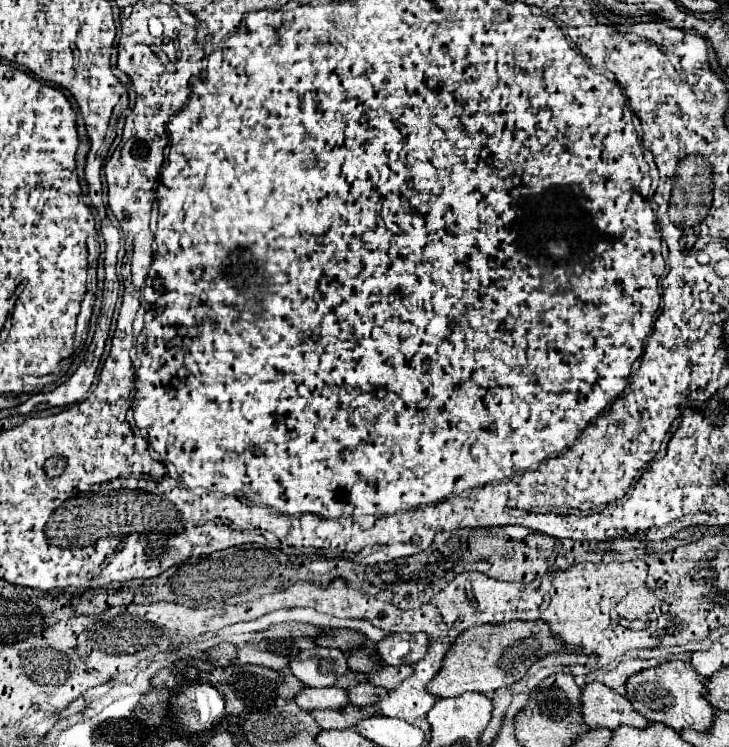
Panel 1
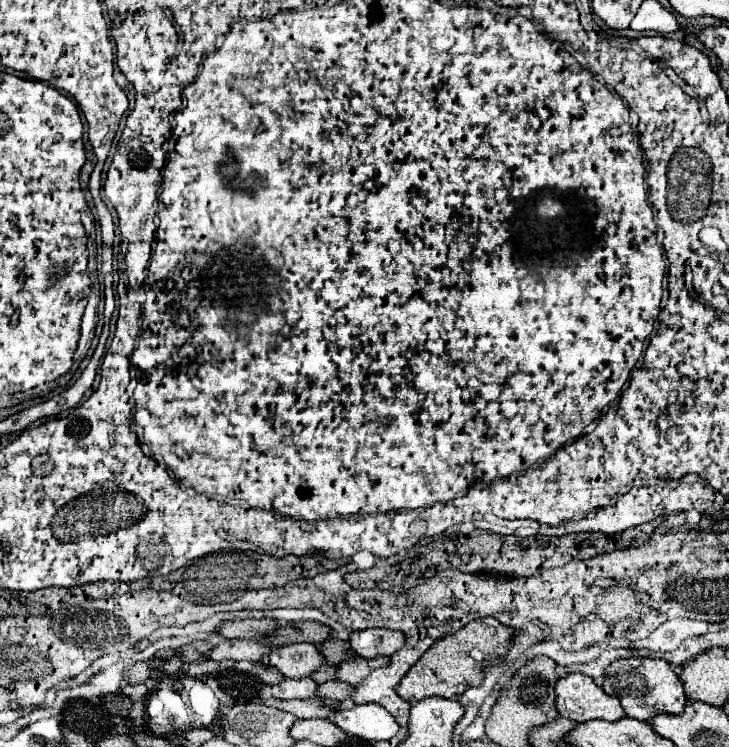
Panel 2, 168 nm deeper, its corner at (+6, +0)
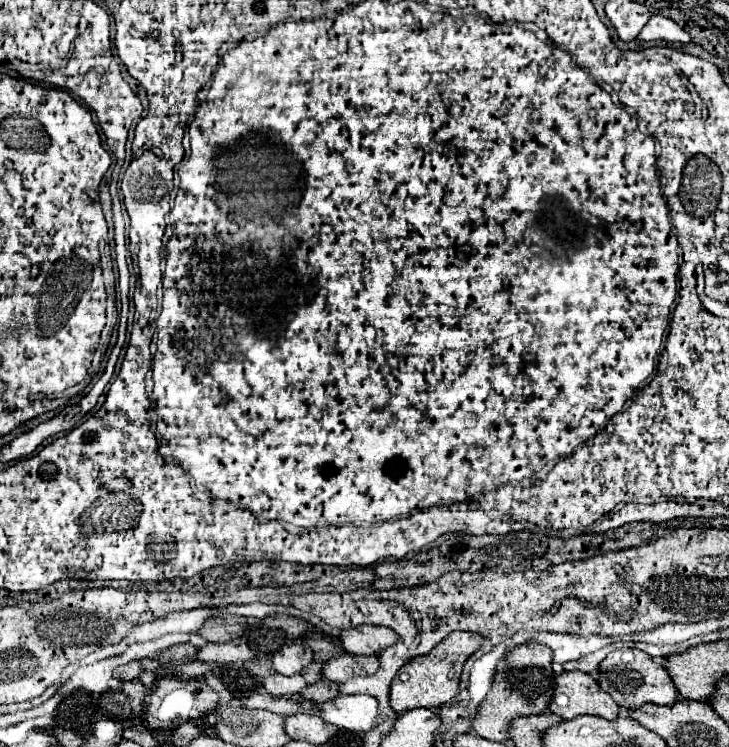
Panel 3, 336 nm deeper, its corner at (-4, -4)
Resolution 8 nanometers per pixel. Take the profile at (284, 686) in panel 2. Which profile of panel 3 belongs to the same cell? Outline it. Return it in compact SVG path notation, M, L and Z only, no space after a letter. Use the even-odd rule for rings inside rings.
M273 674L269 678L263 680L263 688L275 696L275 698L281 698L281 696L295 696L299 694L303 688L307 688L307 682L305 678L299 674L299 676L281 676L281 674Z

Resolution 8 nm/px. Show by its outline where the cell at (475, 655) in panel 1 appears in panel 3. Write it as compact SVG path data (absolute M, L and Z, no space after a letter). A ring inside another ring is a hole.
M451 632L445 640L441 640L431 654L419 656L405 664L399 674L391 682L391 708L395 712L405 712L411 708L427 706L427 708L439 708L441 704L449 702L459 694L459 682L461 682L461 668L467 662L471 654L479 650L483 644L481 634L471 632Z

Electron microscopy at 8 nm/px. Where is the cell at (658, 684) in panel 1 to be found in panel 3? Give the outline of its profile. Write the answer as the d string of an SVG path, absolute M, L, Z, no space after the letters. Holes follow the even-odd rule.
M619 648L611 652L603 662L601 662L601 678L597 680L599 686L611 694L611 698L627 710L635 710L635 706L643 706L647 702L651 704L661 704L661 706L673 706L679 698L679 692L675 692L675 686L665 672L667 668L659 662L655 662L649 654L633 650L633 648Z

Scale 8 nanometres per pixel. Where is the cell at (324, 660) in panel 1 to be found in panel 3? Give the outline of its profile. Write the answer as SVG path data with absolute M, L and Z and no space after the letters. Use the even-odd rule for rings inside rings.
M301 642L283 646L279 652L273 654L273 668L283 676L301 674L307 664L313 662L313 652L309 646L303 646Z

